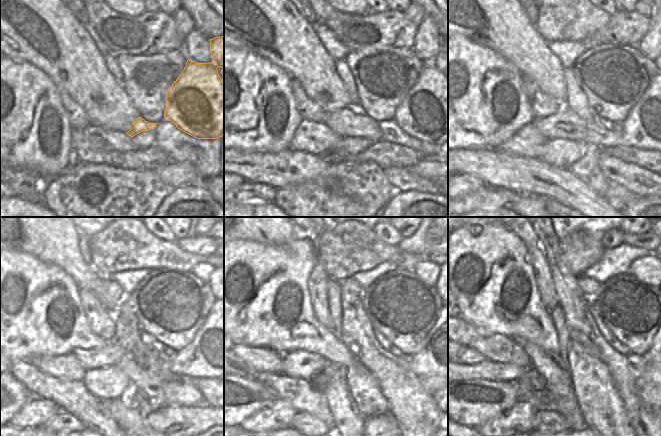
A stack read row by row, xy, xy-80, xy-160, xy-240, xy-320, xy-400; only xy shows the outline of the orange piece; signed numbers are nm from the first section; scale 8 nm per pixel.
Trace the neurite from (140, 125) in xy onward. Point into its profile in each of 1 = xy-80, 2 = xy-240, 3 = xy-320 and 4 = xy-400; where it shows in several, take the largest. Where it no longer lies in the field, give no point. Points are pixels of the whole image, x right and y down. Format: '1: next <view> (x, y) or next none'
1: next xy-80 (351, 122)
2: next xy-240 (203, 358)
3: next xy-320 (427, 361)
4: next xy-400 (651, 357)

